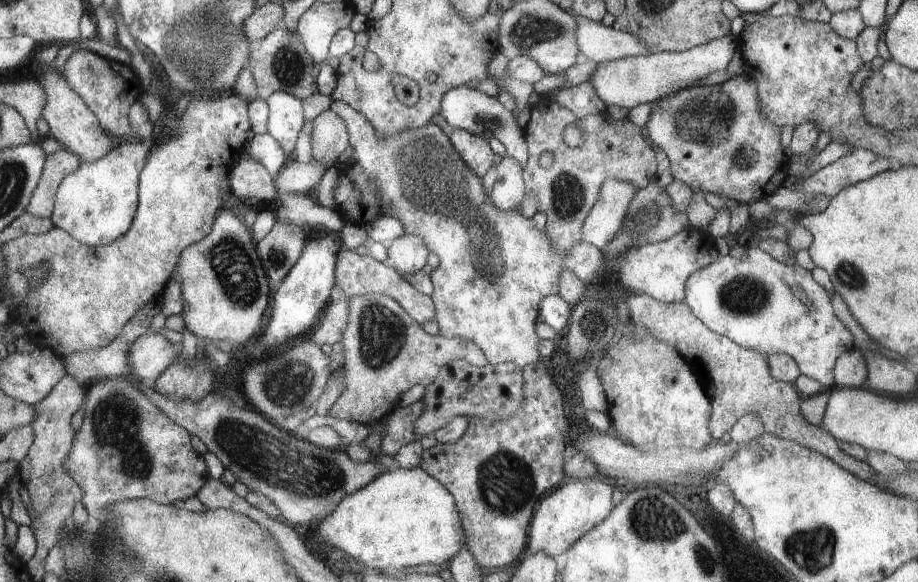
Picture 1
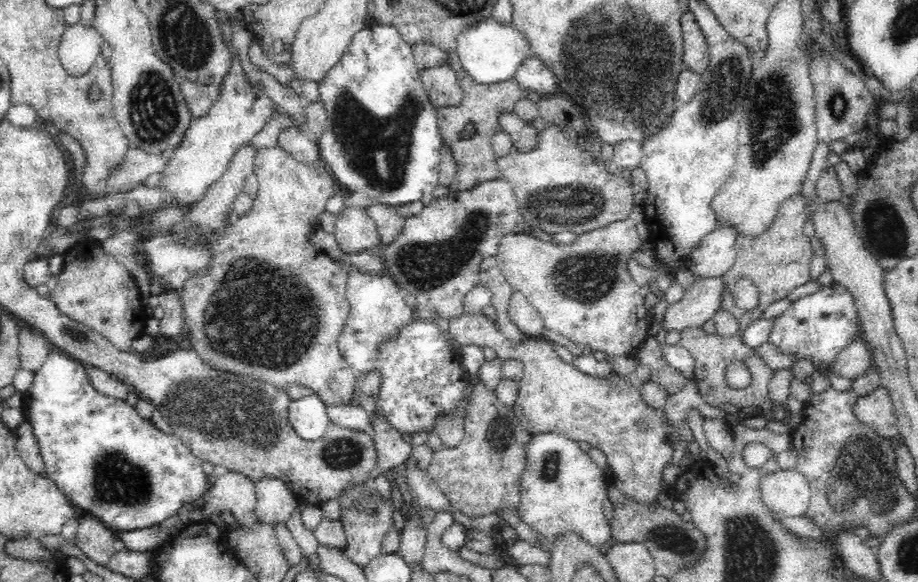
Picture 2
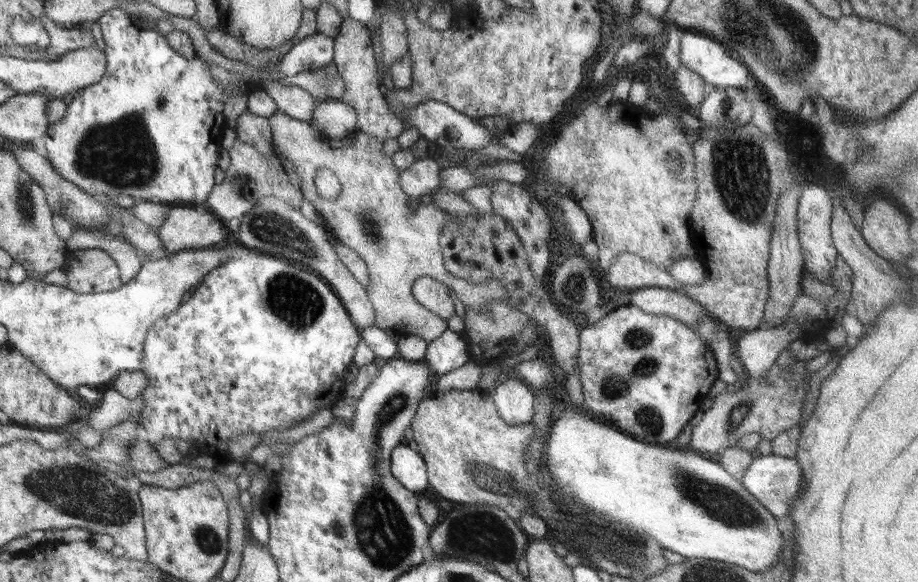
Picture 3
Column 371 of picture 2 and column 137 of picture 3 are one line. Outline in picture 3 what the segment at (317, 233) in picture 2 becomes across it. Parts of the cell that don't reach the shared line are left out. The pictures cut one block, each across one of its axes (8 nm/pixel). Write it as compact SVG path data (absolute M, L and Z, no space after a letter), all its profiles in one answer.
M75 226L73 234L63 242L69 252L71 250L95 250L95 248L107 252L117 264L123 284L127 284L139 274L143 260L145 260L143 254L135 246L131 246L127 240L123 240L119 234L101 230L101 228Z

